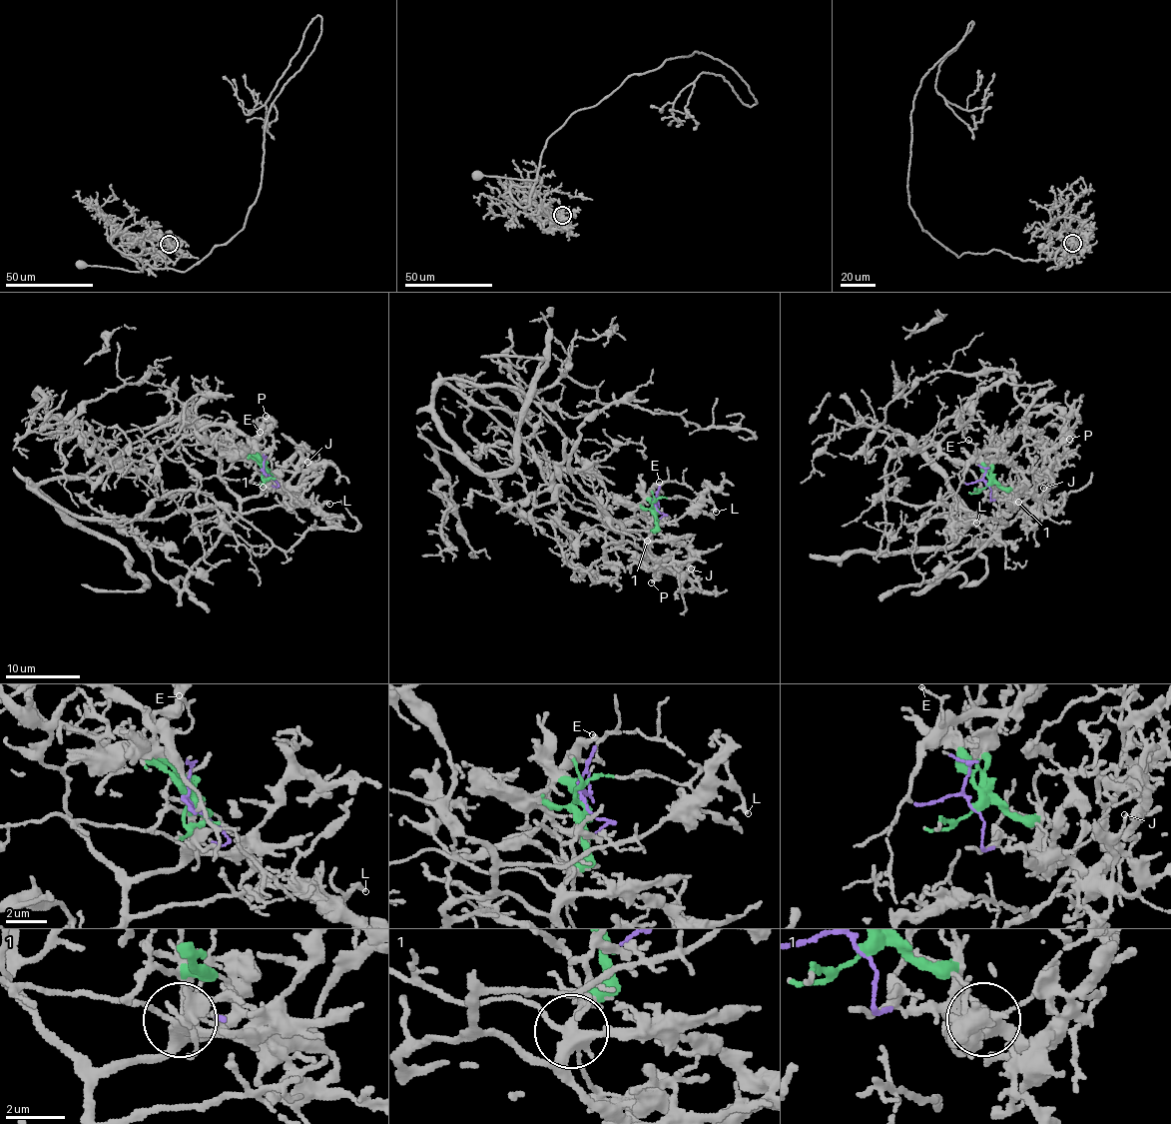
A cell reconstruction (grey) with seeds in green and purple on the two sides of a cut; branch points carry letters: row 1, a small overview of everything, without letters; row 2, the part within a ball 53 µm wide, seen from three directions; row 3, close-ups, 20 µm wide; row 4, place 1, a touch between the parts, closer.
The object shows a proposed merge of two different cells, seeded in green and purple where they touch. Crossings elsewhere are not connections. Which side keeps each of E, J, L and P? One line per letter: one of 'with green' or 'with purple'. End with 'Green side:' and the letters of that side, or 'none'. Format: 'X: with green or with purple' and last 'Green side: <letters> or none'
E: with purple
J: with green
L: with green
P: with green
Green side: J, L, P

